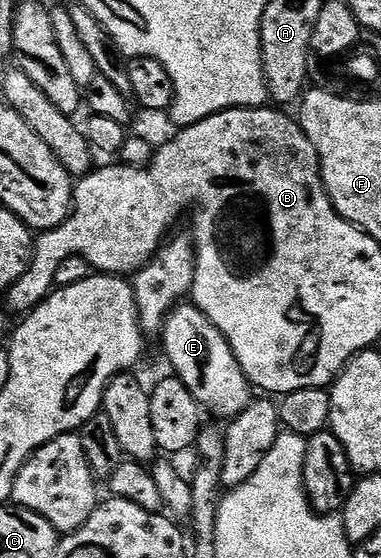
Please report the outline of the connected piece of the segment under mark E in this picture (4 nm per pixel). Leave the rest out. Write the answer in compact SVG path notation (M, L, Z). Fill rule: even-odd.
M182 303L176 309L172 309L169 312L169 318L165 320L165 328L161 330L159 341L160 344L165 344L165 357L169 360L170 367L173 368L170 370L189 388L191 395L202 410L209 412L210 409L217 417L232 419L238 417L249 406L251 400L249 380L239 367L225 336L197 310L196 305Z

